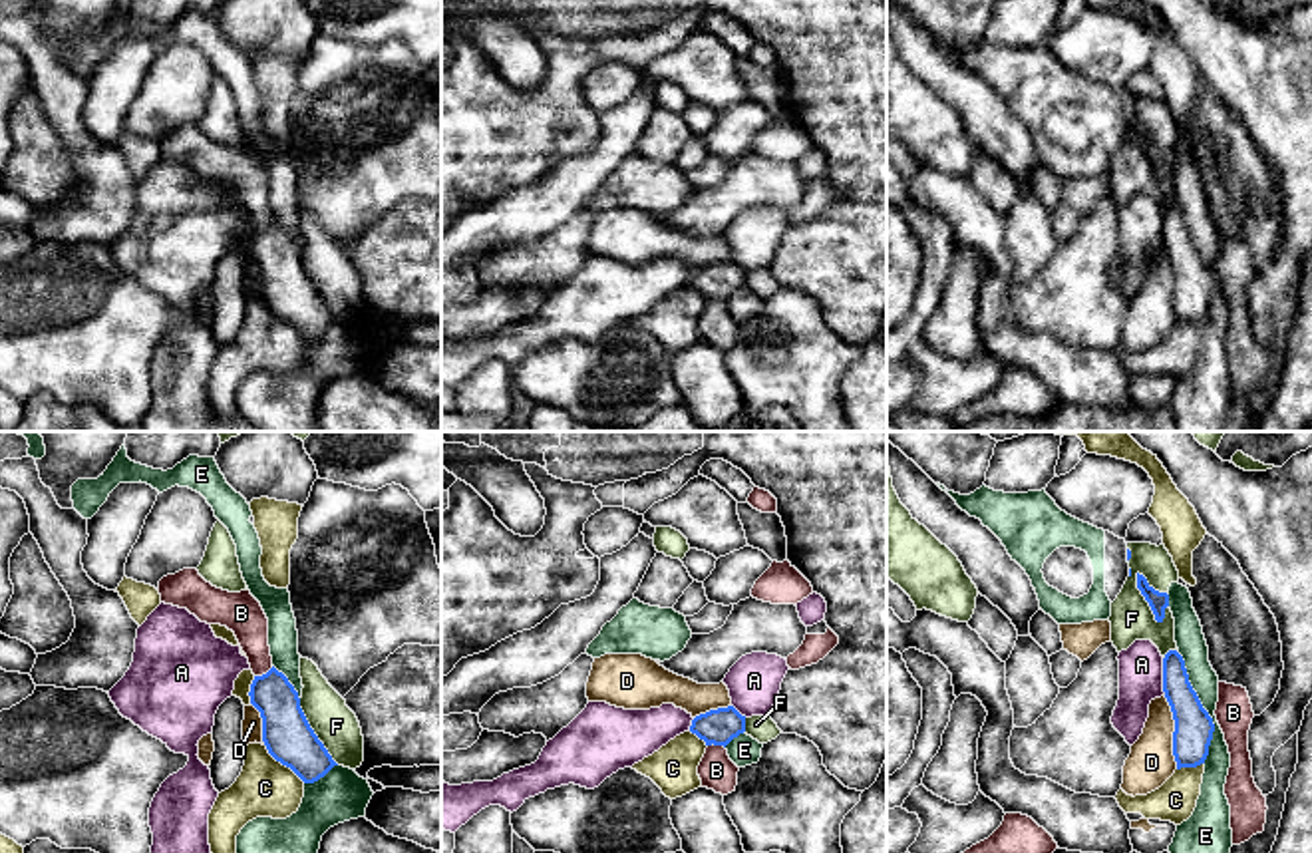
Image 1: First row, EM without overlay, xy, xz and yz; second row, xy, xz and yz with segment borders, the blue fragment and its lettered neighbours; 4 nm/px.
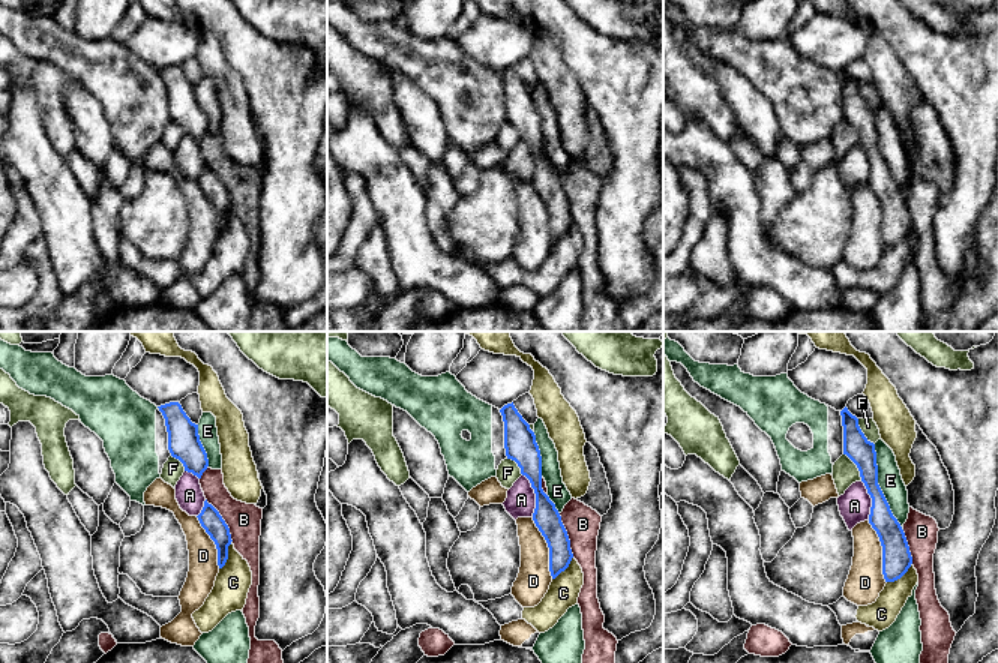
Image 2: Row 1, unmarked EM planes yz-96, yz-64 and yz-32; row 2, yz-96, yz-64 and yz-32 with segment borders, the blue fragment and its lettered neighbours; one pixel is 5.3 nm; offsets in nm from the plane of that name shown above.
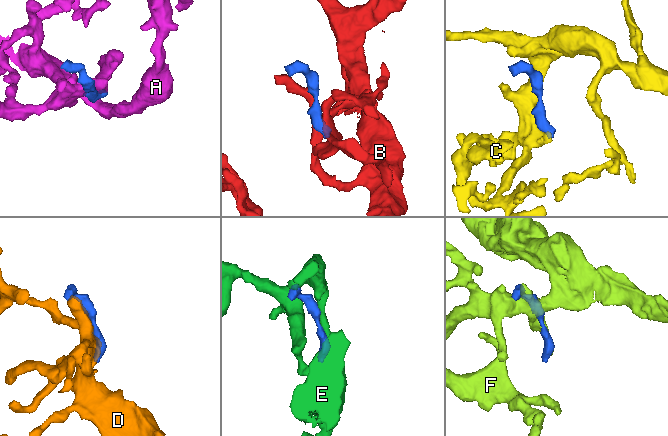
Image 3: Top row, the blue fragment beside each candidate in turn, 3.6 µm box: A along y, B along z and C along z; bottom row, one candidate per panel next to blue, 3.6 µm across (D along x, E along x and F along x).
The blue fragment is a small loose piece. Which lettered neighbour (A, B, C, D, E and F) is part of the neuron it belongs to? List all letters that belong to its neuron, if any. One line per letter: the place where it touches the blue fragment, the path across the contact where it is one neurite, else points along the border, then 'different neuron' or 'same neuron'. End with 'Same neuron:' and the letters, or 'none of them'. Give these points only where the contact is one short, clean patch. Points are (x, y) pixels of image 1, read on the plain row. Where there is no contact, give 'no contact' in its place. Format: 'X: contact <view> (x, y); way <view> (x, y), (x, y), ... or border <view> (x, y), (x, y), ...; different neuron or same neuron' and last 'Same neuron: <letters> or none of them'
A: contact yz (1163, 231); different neuron
B: contact xy (263, 229); different neuron
C: contact xy (283, 319); different neuron
D: contact yz (1173, 287); same neuron
E: contact yz (1203, 263); different neuron
F: contact yz (1146, 154); different neuron
Same neuron: D

